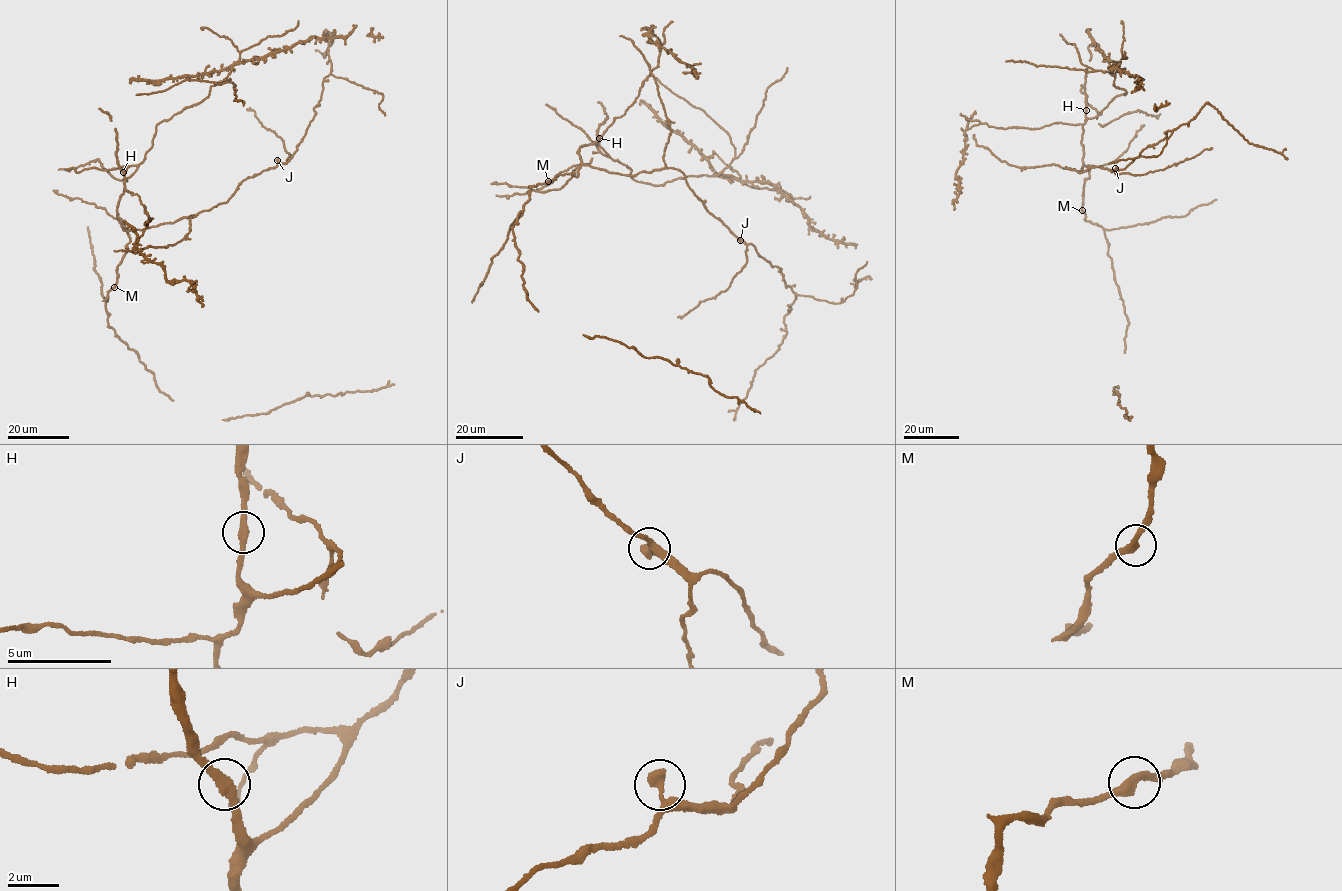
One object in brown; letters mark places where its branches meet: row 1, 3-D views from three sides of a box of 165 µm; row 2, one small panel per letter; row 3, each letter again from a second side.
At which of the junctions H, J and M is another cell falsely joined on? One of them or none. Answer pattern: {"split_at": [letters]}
{"split_at": []}

